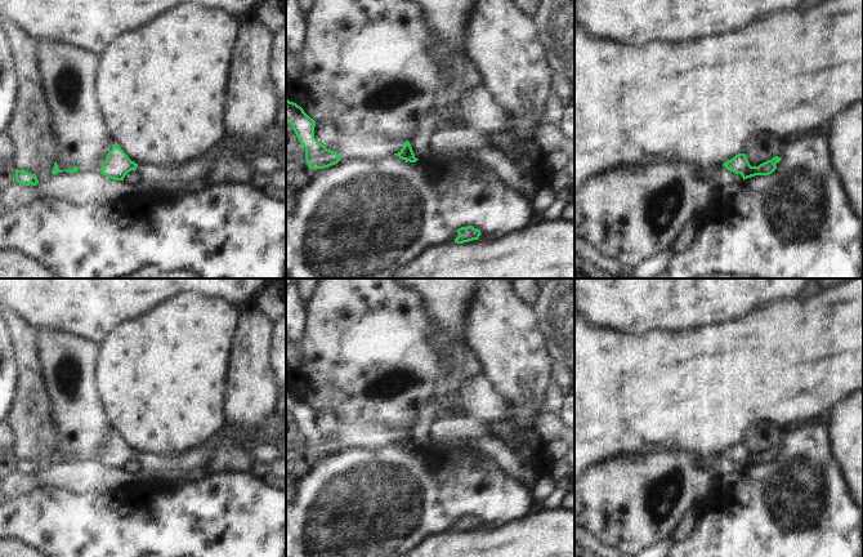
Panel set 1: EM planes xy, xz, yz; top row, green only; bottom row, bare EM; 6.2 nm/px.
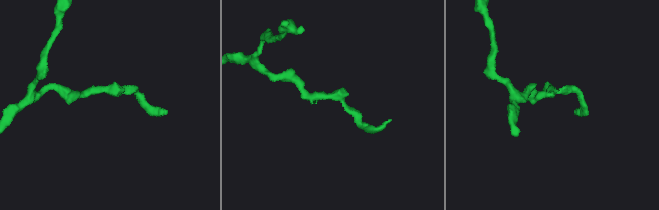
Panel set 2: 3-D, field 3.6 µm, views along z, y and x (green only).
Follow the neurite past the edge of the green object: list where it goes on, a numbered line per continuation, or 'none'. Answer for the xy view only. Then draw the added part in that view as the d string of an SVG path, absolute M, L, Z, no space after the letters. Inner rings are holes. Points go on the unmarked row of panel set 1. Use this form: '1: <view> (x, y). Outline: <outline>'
1: xy (150, 464). Outline: M216 435L201 446L197 446L179 456L166 456L140 451L137 455L137 460L142 473L139 477L135 477L134 481L139 482L144 478L156 481L153 477L155 473L188 472L194 468L207 465L211 453L222 437L222 435Z

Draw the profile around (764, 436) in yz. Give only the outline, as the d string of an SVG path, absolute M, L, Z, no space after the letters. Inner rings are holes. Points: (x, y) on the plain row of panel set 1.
M759 423L747 431L744 444L751 455L759 455L760 453L778 445L781 440L781 428L769 423Z

